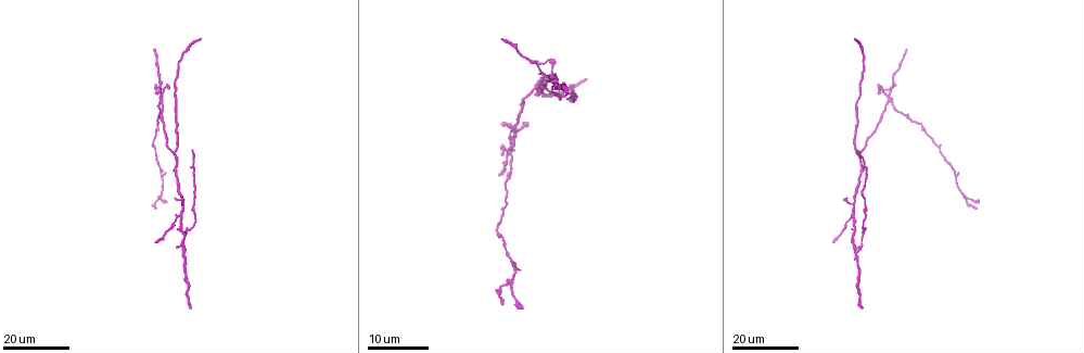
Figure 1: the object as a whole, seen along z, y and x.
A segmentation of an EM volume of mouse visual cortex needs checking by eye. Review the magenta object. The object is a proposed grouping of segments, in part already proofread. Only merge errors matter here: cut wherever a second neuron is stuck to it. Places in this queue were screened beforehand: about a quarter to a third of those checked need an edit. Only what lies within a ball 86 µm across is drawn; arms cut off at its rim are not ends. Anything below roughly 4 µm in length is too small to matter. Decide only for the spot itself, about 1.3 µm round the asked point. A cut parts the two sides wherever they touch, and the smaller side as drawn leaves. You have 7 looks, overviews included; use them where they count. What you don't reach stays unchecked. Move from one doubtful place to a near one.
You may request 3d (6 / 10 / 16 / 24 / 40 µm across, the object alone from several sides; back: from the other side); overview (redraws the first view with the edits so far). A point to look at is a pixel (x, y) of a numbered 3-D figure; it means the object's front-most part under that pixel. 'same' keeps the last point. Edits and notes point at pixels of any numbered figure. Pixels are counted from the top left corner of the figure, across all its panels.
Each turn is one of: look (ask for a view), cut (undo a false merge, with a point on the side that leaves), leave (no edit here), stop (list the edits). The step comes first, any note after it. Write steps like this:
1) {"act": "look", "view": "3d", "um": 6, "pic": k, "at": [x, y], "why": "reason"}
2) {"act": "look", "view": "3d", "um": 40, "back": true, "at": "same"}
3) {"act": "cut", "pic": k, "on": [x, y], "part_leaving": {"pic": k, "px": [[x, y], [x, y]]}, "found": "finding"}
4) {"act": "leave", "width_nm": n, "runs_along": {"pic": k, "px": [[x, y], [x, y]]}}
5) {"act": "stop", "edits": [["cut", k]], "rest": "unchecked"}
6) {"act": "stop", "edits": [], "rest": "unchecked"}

{"act": "look", "view": "3d", "um": 16, "pic": 1, "at": [857, 251], "why": "branch point"}

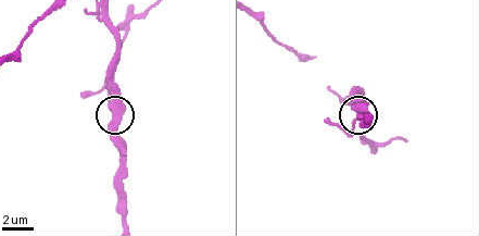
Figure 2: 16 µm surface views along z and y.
{"act": "look", "view": "3d", "um": 10, "pic": 2, "at": [113, 127]}

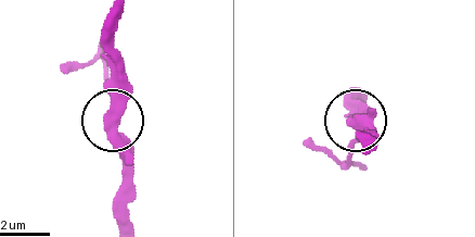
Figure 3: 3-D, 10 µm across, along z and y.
{"act": "cut", "pic": 3, "on": [375, 109], "width_nm": 340, "found": "a second neuron is stuck on"}

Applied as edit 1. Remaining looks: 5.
{"act": "look", "view": "3d", "um": 16, "pic": 1, "at": [852, 216], "why": "small branch off a trunk"}

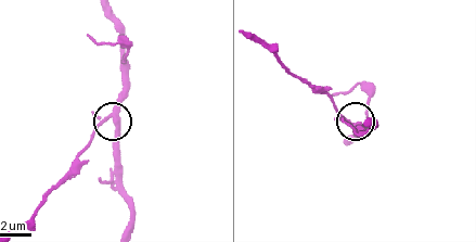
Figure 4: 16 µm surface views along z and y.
{"act": "look", "view": "3d", "um": 10, "pic": 4, "at": [115, 121]}

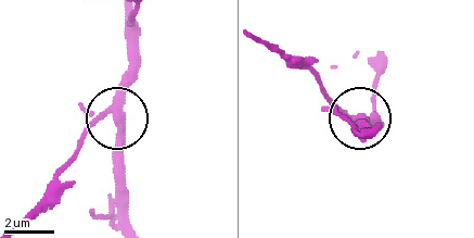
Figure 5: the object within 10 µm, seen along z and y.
{"act": "leave", "arms": 4, "found": "one neuron here"}

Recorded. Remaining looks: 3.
{"act": "look", "view": "3d", "um": 16, "pic": 1, "at": [163, 122]}

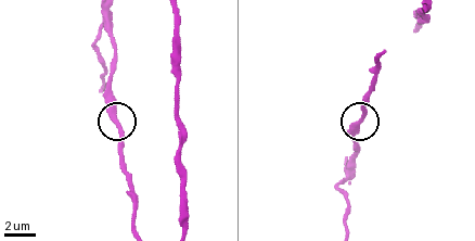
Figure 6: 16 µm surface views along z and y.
{"act": "look", "view": "3d", "um": 6, "pic": 6, "at": [359, 123]}

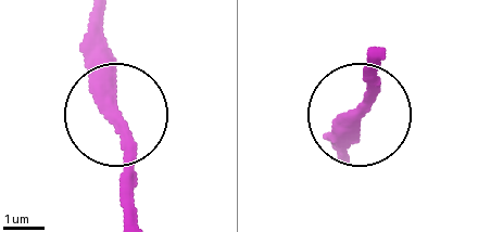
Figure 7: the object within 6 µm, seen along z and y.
{"act": "leave", "runs_along": {"pic": 7, "px": [[139, 218], [97, 11]]}, "found": "continuous, no second neuron"}

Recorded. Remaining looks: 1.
{"act": "stop", "edits": [["cut", 3]], "rest": "unchecked"}

